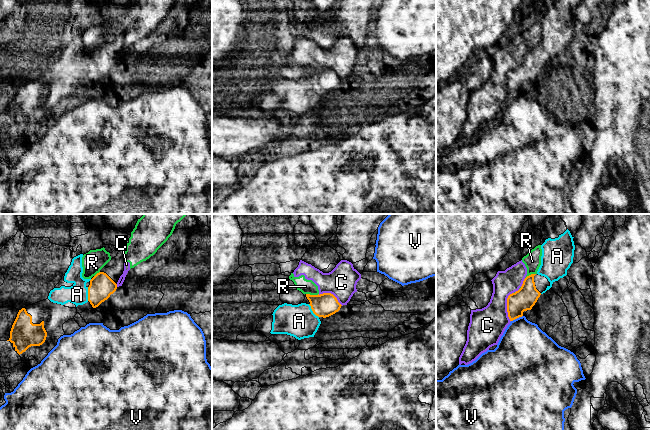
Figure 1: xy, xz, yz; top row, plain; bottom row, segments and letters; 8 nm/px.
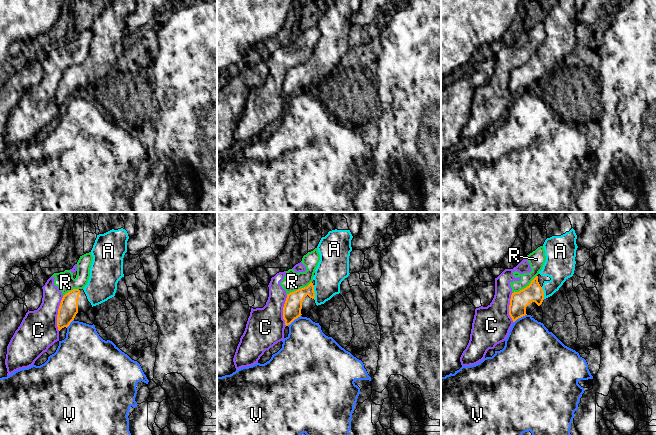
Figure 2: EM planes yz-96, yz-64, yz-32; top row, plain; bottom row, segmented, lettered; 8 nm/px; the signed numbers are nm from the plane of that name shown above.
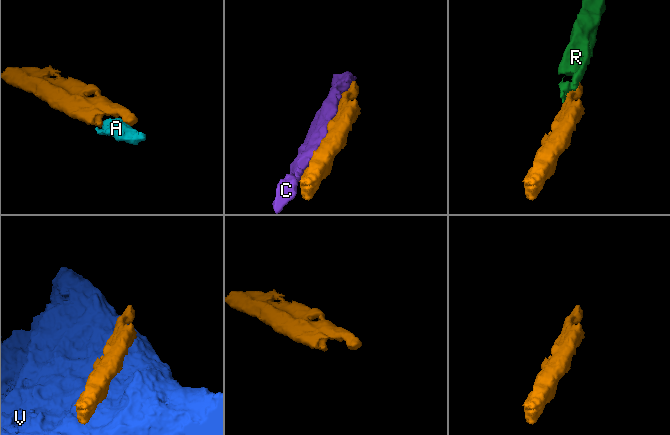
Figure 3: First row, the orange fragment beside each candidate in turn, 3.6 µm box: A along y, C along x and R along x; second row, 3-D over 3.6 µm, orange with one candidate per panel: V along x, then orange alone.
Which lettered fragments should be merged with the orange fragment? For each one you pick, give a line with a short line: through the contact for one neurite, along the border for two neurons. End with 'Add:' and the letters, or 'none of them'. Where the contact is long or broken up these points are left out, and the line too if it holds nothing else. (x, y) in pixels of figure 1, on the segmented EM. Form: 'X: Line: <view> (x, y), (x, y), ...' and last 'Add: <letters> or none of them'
A: Line: xz (324, 305), (312, 310), (299, 321)
Add: A

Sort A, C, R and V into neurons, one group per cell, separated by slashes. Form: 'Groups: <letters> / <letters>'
Groups: A / C R / V

